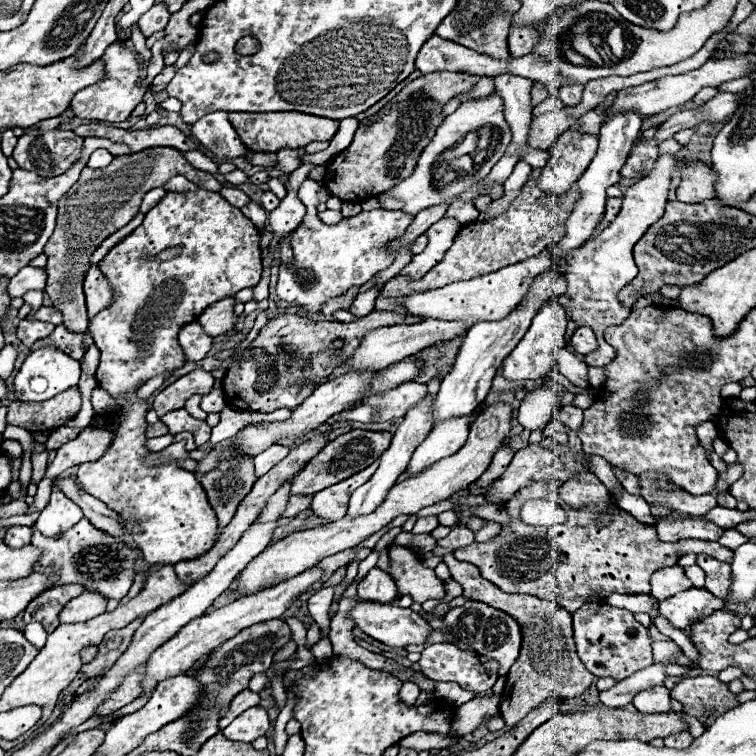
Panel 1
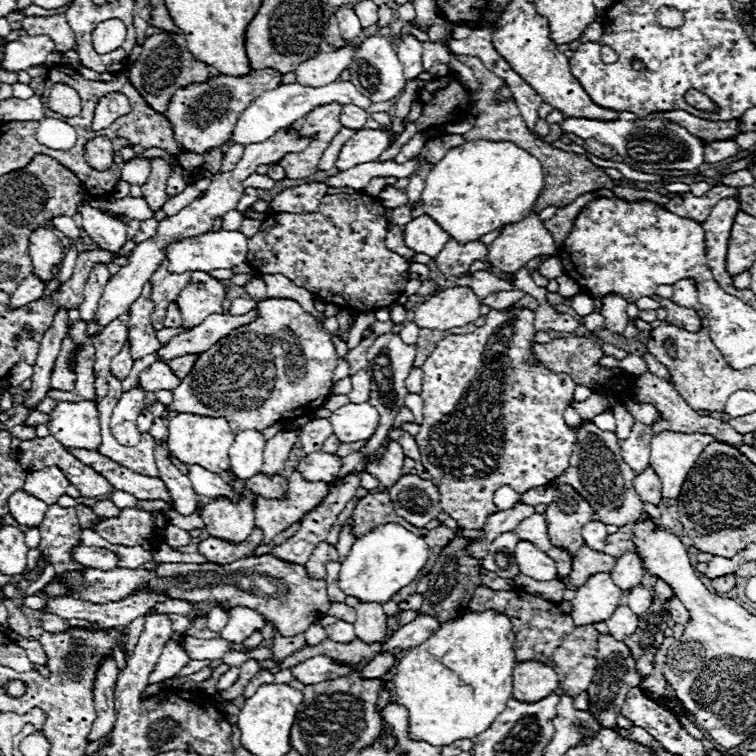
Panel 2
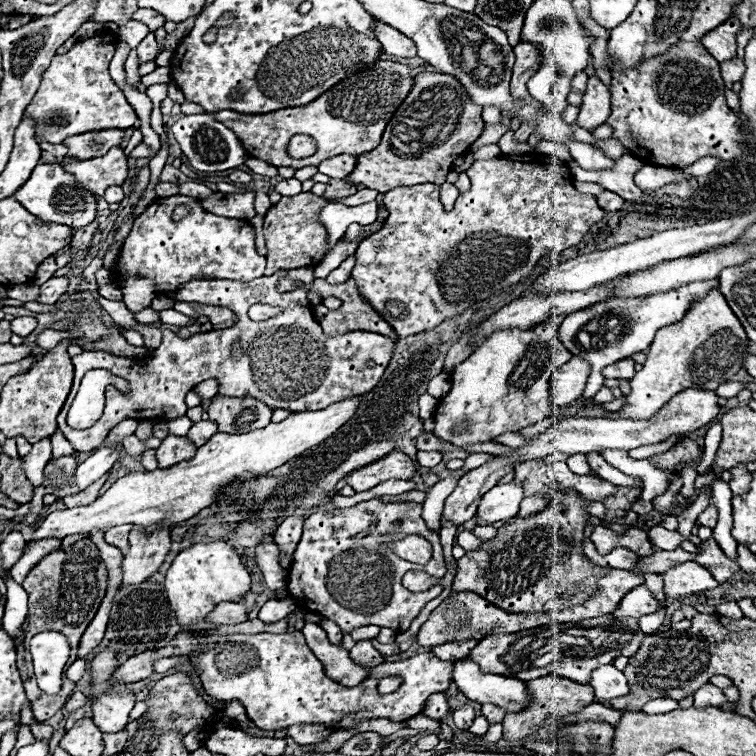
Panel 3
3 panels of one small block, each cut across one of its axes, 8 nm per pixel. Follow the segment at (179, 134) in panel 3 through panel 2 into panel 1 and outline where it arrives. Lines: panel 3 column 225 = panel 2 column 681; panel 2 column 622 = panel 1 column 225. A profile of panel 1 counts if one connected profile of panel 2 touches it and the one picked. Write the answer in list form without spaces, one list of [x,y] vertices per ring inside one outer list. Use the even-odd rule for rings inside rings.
[[[210,112],[202,116],[190,128],[190,138],[210,156],[224,160],[224,158],[240,158],[248,150],[240,142],[238,134],[234,132],[232,124],[228,122],[226,112]]]

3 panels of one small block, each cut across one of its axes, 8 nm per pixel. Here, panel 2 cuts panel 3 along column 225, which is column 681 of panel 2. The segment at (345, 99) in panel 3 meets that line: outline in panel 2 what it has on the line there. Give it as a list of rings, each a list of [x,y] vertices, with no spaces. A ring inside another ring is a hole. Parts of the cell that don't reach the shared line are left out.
[[[672,110],[668,112],[668,118],[672,122],[682,124],[684,128],[688,128],[692,134],[696,134],[702,142],[714,142],[714,140],[724,140],[724,138],[734,138],[738,136],[738,120],[732,122],[708,122],[708,120],[700,120],[694,118],[692,114],[684,112],[684,110]]]

